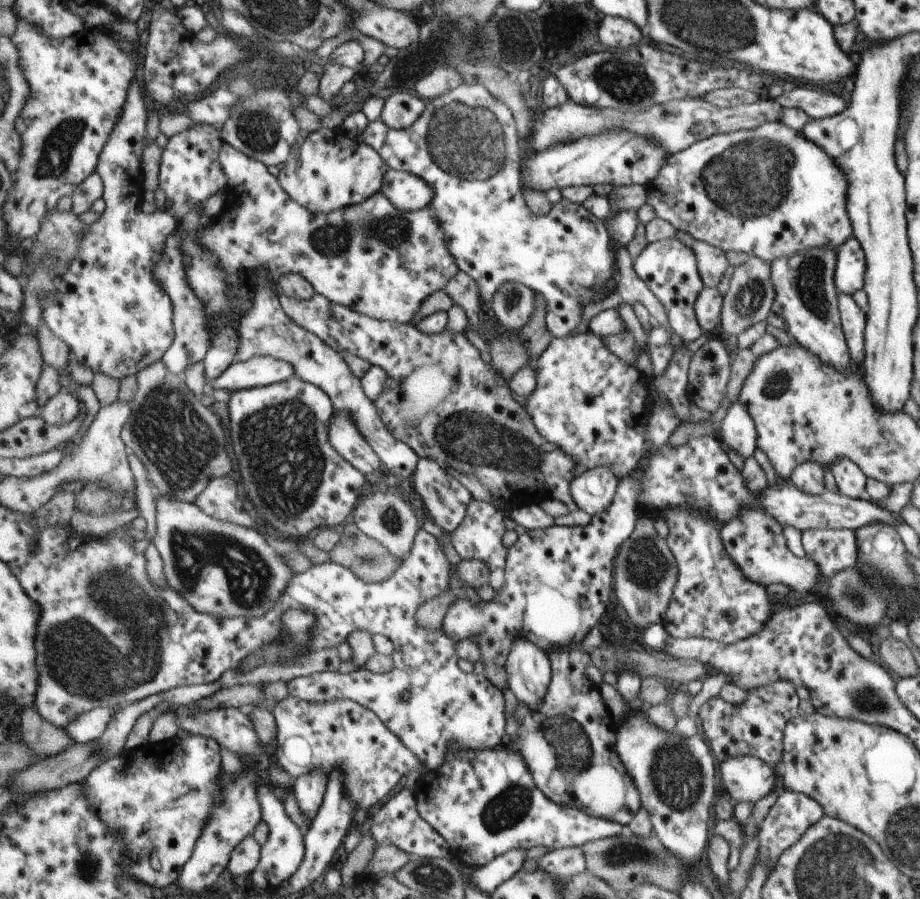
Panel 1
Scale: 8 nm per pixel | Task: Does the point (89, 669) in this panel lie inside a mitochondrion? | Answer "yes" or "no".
yes

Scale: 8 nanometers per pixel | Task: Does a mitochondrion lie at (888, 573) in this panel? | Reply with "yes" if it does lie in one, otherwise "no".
yes

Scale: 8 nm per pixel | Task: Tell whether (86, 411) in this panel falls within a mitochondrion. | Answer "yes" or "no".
no

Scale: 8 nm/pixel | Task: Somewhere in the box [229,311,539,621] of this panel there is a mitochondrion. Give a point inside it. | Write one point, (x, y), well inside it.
(279, 442)

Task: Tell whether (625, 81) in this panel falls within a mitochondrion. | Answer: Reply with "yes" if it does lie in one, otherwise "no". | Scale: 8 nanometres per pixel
yes

